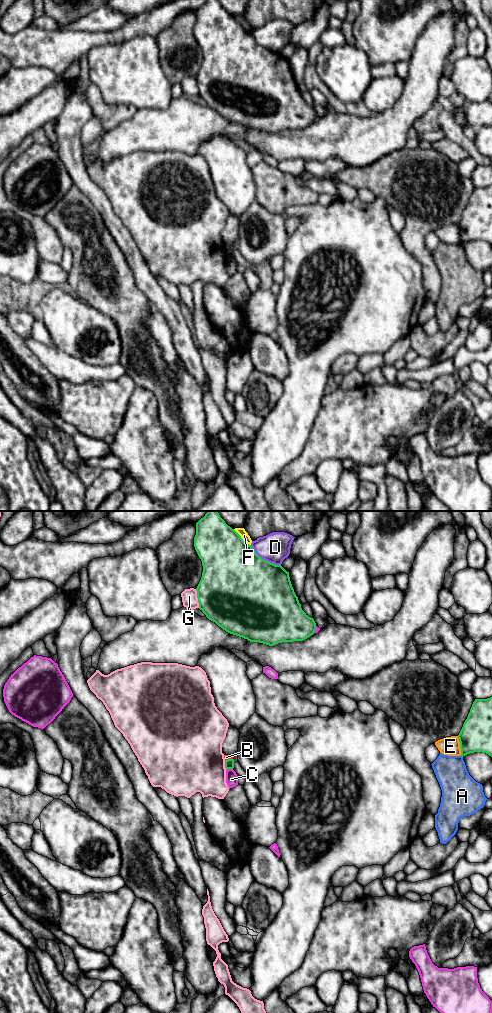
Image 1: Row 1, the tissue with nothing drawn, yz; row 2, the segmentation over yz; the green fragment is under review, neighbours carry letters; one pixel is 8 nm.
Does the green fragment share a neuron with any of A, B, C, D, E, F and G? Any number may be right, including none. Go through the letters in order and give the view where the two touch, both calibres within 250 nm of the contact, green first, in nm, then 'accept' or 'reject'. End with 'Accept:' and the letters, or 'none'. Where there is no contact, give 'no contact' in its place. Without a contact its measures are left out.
A: contact in yz; calibres 260 and 260 nm; reject
B: contact in yz; calibres 80 and 40 nm; reject
C: contact in yz; calibres 80 and 100 nm; reject
D: contact in yz; calibres 500 and 240 nm; reject
E: contact in yz; calibres 260 and 150 nm; reject
F: contact in yz; calibres 460 and 70 nm; reject
G: contact in yz; calibres 500 and 130 nm; reject
Accept: none

